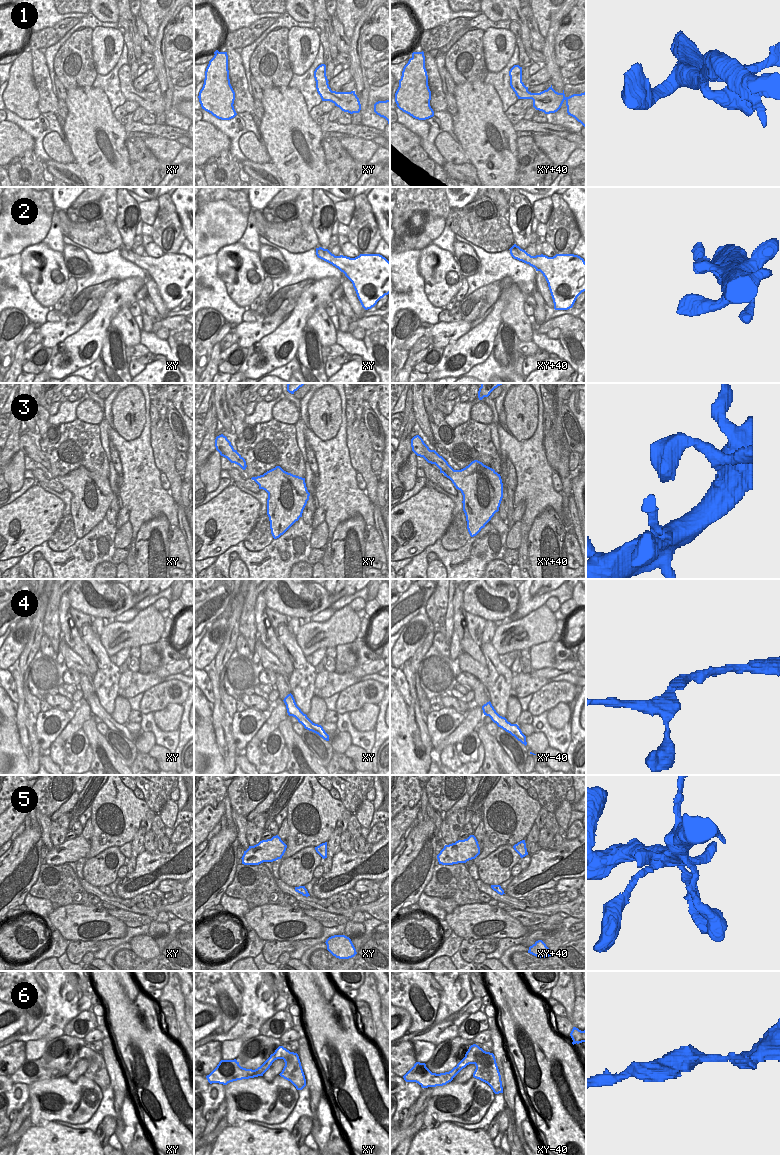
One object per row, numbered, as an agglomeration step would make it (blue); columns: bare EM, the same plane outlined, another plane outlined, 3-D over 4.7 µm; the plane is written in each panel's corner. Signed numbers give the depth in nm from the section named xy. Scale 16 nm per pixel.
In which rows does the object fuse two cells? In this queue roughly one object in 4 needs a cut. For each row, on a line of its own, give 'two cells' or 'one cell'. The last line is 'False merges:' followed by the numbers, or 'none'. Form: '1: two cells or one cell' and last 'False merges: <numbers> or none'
1: one cell
2: one cell
3: one cell
4: one cell
5: one cell
6: one cell
False merges: none

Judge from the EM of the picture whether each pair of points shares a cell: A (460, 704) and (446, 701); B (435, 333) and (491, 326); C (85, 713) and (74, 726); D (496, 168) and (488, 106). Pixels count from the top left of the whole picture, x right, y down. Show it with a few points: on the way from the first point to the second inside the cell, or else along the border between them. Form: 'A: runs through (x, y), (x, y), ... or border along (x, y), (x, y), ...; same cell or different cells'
A: runs through (457, 704), (449, 701); same cell
B: border along (471, 329), (451, 343); different cells
C: runs through (82, 716), (76, 723); same cell
D: runs through (493, 153), (483, 143), (483, 121); same cell

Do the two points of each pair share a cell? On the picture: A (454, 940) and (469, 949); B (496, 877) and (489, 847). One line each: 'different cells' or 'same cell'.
A: different cells
B: different cells

